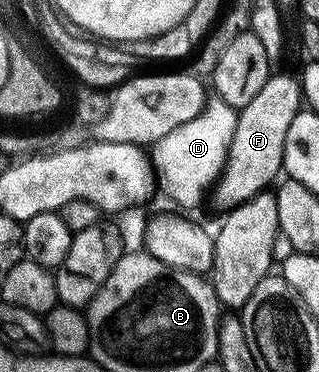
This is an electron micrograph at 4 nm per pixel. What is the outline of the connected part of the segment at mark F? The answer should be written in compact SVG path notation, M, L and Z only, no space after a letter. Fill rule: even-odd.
M275 72L264 83L264 87L260 87L260 95L256 95L252 103L238 110L238 123L220 183L233 206L252 200L255 195L269 190L279 180L284 169L284 139L288 135L288 127L292 127L292 119L296 119L303 105L299 78Z

